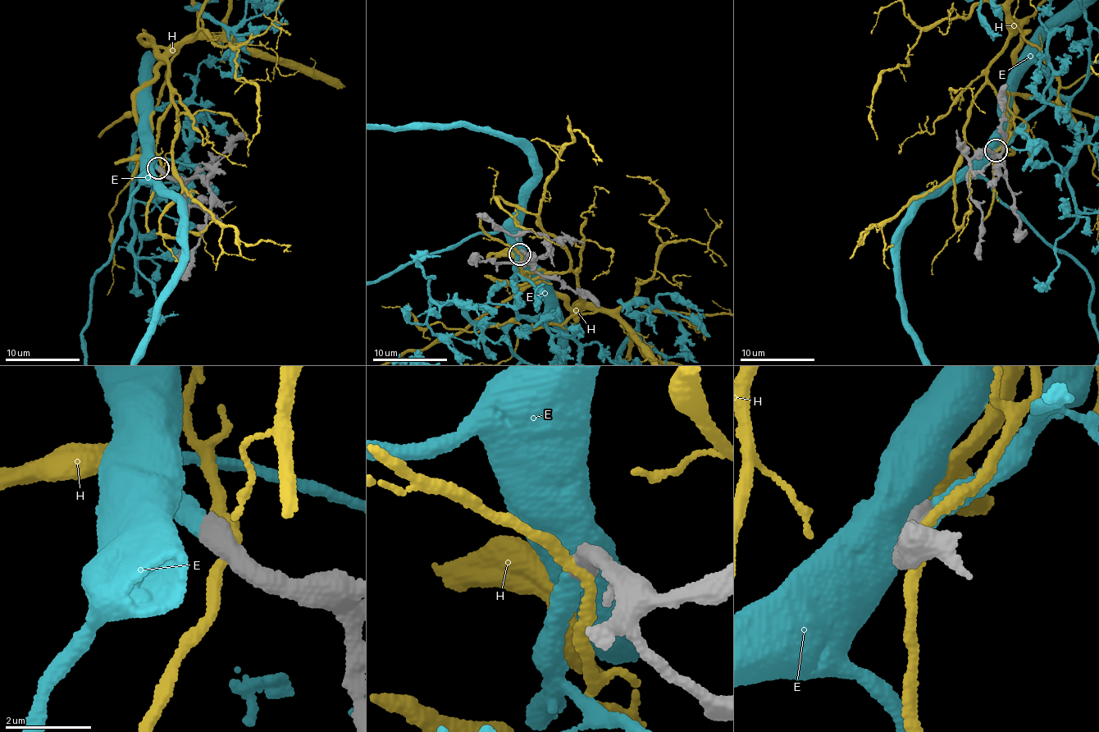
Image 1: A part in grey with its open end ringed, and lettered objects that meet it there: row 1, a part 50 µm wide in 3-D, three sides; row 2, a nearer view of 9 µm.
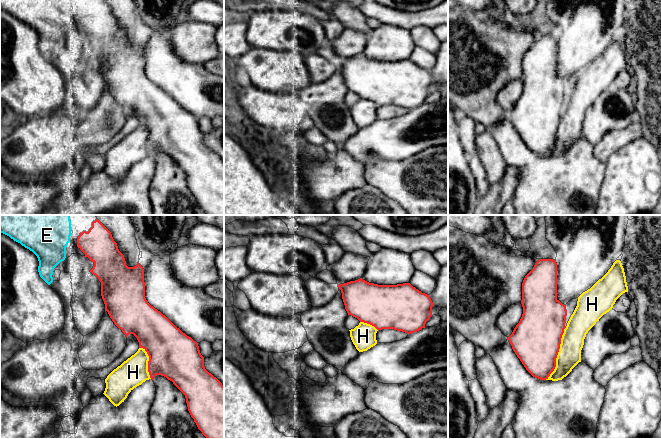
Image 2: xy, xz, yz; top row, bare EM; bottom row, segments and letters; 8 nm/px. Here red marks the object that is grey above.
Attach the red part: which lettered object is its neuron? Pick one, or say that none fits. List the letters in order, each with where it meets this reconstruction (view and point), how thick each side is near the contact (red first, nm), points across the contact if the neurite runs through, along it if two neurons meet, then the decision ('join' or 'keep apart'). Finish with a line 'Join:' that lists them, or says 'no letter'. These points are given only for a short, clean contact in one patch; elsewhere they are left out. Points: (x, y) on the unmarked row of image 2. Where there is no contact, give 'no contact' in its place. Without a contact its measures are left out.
E: no contact; join
H: meets red in yz at (557, 130); 400 nm thick on the red side, 190 nm on the other; keep apart
Join: E

